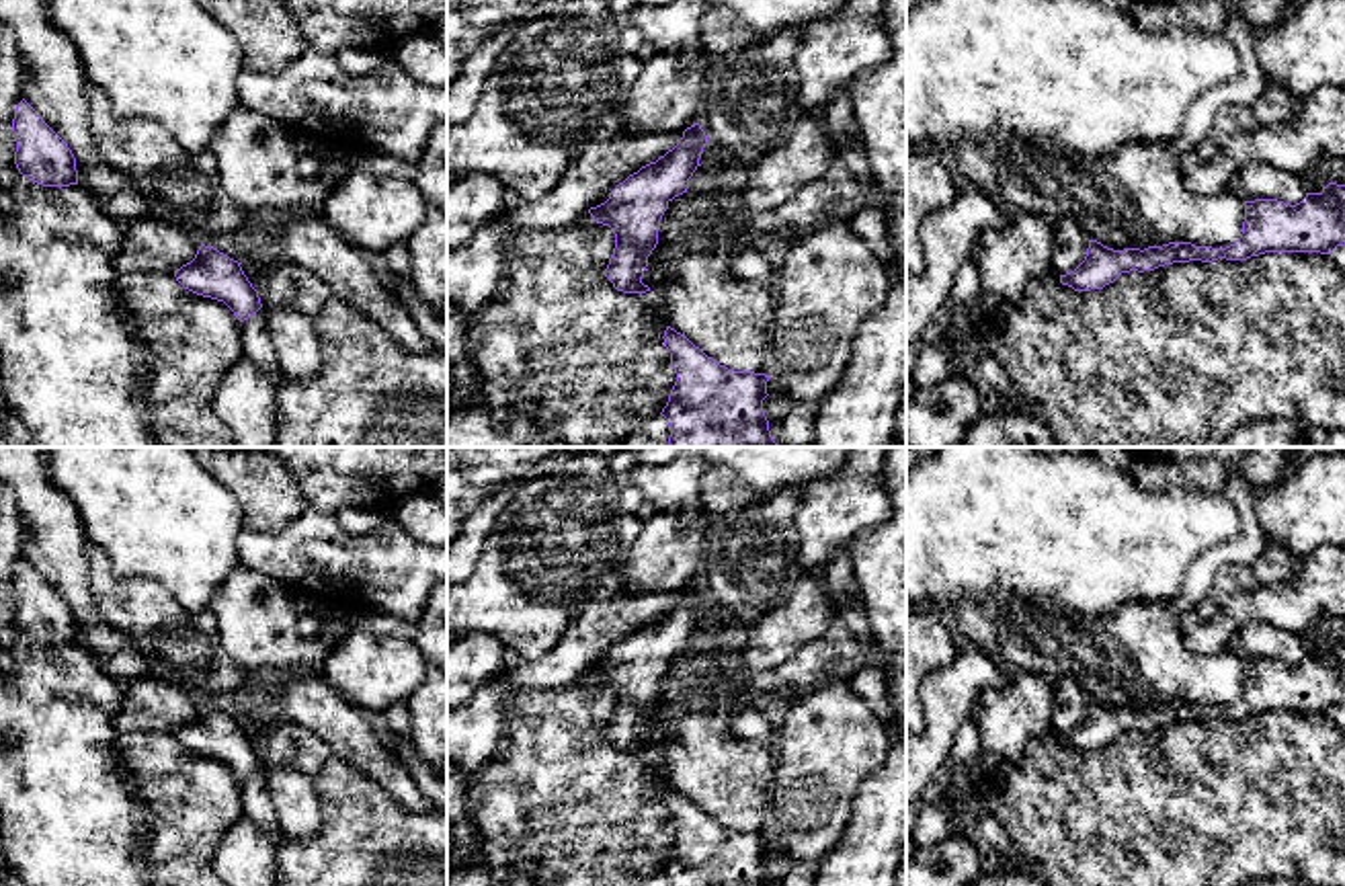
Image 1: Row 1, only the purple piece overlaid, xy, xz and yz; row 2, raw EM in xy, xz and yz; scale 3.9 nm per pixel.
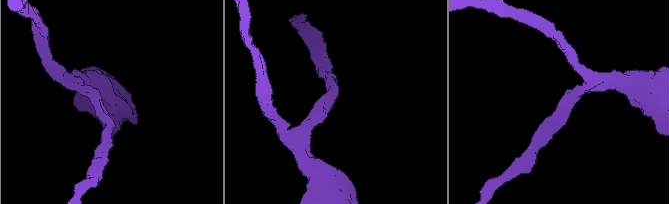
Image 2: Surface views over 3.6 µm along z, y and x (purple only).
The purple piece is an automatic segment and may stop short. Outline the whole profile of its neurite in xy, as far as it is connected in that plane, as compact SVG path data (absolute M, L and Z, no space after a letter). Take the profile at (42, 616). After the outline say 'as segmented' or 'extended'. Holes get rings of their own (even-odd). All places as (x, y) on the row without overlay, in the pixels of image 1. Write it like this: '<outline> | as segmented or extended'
M25 558L16 564L12 591L14 623L23 636L43 646L78 644L72 609Z | as segmented

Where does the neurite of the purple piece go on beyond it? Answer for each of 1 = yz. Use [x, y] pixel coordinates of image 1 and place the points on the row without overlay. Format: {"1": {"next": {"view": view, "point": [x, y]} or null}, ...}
{"1": {"next": null}}

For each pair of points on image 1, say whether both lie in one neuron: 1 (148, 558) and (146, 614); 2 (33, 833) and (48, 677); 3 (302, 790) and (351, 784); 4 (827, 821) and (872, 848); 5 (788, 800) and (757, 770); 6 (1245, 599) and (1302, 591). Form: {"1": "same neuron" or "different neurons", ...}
{"1": "different neurons", "2": "same neuron", "3": "different neurons", "4": "different neurons", "5": "different neurons", "6": "same neuron"}

